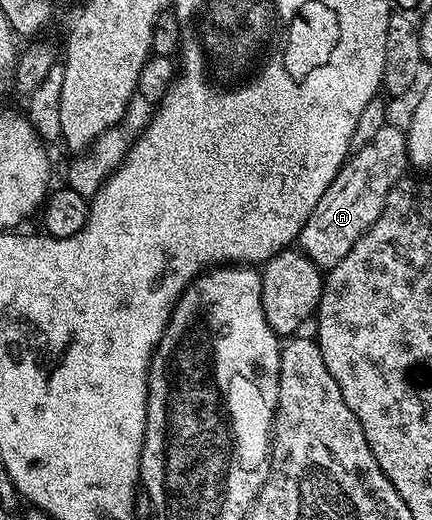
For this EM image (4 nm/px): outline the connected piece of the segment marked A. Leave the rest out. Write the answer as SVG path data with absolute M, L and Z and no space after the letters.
M387 123L376 132L375 139L361 150L354 152L335 175L333 182L323 191L323 199L315 203L315 211L303 223L299 238L300 252L311 258L322 271L334 269L355 247L355 243L379 219L385 206L387 195L395 183L406 176L409 164L409 143L404 132L401 133Z

